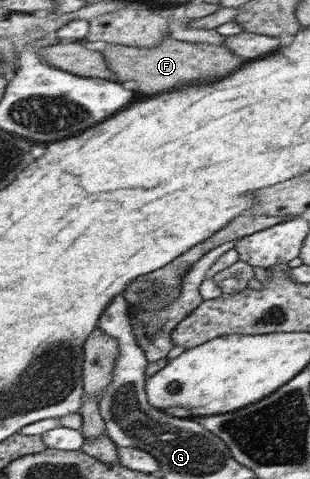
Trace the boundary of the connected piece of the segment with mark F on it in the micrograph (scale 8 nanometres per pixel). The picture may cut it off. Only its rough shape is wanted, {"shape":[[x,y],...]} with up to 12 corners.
{"shape":[[165,38],[152,48],[105,44],[121,80],[157,94],[213,82],[245,60],[222,45]]}

